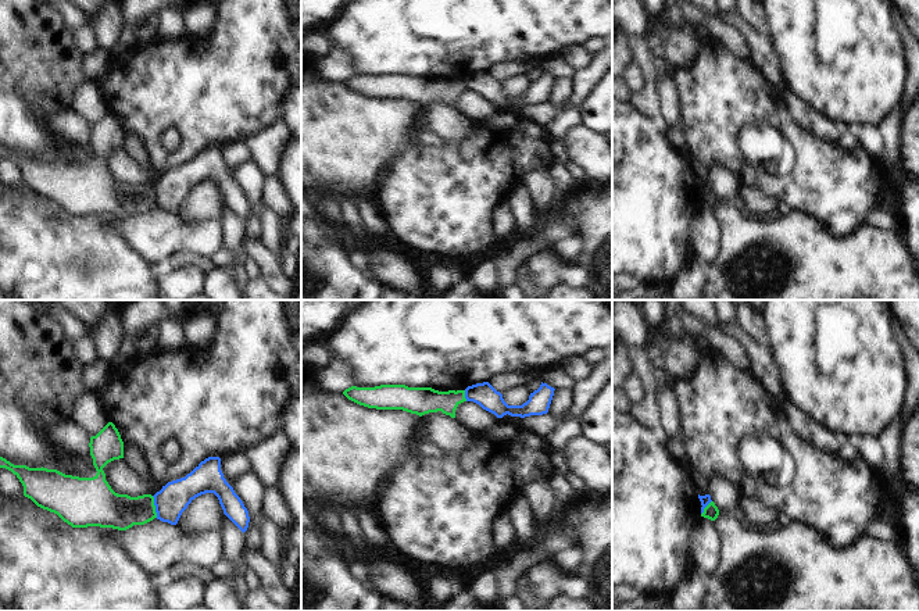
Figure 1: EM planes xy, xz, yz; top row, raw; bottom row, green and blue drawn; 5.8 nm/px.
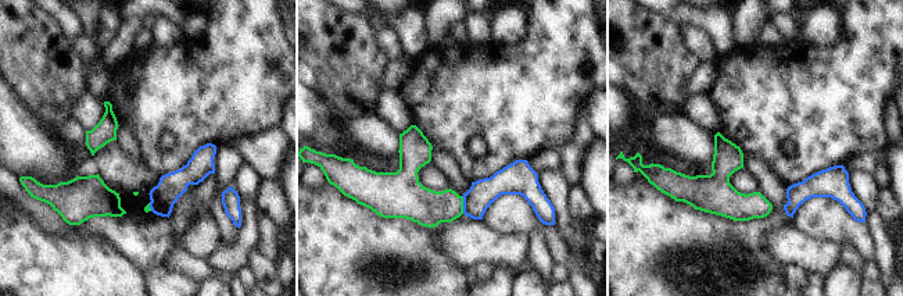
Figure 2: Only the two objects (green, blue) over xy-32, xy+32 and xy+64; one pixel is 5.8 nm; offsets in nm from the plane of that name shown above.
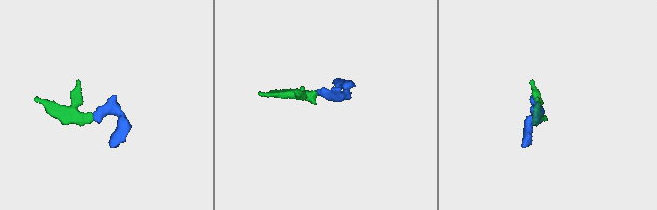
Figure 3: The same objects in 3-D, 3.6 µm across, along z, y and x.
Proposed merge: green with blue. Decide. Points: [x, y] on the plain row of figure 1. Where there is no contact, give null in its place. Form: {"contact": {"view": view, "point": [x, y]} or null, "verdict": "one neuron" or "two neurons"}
{"contact": {"view": "xy", "point": [154, 196]}, "verdict": "two neurons"}

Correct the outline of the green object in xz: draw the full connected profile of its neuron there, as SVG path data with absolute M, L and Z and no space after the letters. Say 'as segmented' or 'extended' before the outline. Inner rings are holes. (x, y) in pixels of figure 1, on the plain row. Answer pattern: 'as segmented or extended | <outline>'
as segmented | M405 74L351 75L343 83L368 97L403 99L419 106L441 100L455 107L457 96L466 90L465 79L439 81L432 76L408 76Z

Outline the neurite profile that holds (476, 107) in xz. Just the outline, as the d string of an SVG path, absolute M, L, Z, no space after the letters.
M464 90L455 99L455 108L471 119L493 115L498 107L473 90Z

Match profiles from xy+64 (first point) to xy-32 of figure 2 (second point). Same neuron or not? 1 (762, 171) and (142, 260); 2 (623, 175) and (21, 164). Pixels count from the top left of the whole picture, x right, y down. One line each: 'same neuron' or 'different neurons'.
1: different neurons
2: different neurons

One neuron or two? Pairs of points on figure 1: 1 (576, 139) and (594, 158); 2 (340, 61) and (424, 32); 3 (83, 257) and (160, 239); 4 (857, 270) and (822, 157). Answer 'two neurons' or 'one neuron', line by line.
1: one neuron
2: two neurons
3: two neurons
4: two neurons

